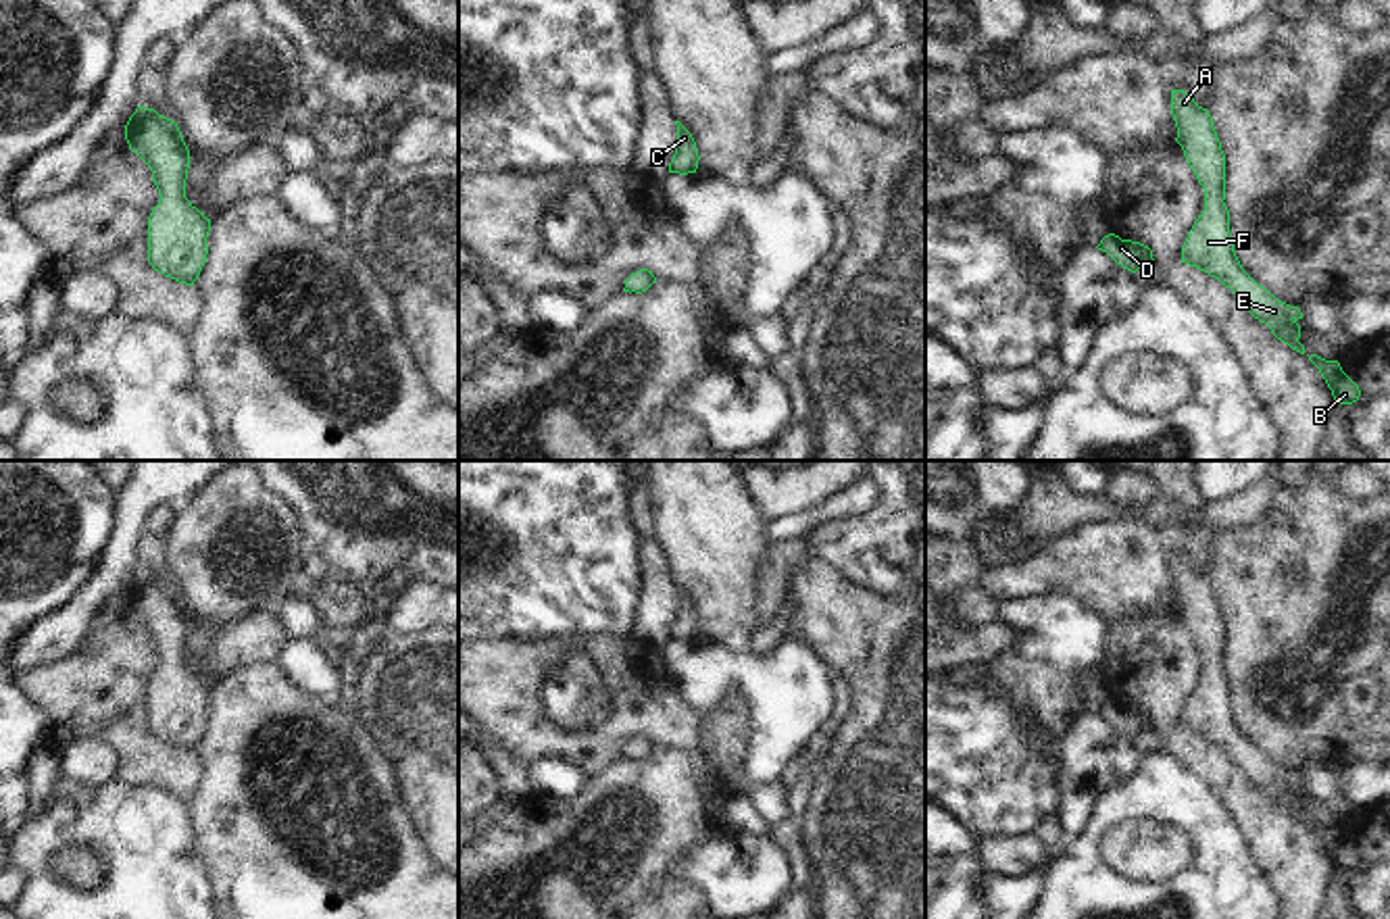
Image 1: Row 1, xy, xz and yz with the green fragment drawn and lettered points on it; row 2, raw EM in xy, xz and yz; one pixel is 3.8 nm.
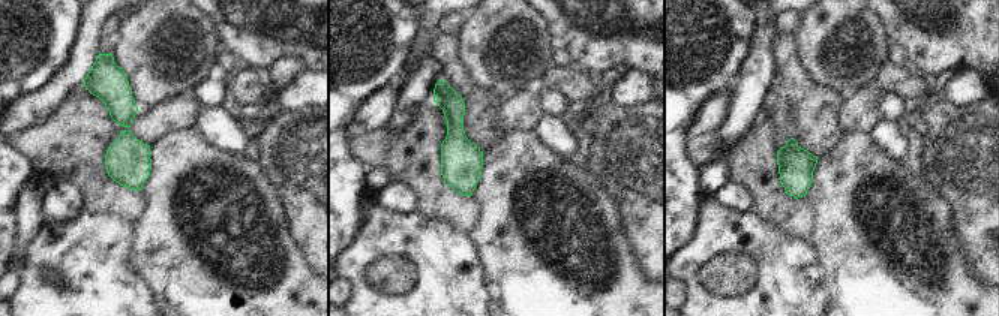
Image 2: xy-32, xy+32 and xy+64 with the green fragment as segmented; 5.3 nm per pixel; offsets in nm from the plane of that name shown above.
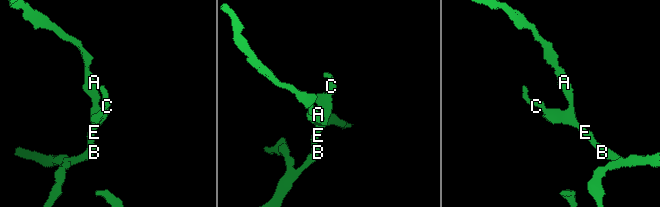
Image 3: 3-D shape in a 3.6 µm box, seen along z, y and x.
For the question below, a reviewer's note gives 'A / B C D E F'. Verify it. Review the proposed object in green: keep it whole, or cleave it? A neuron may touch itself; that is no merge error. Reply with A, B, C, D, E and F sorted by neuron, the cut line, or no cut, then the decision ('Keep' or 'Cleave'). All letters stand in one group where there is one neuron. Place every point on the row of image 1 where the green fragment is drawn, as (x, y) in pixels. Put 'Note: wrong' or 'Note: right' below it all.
Groups: A B C D E F. No split. Keep
Note: wrong

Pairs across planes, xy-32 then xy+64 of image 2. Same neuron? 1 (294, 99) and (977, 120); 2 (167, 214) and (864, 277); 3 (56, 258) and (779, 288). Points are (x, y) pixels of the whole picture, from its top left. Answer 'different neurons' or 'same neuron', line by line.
1: different neurons
2: same neuron
3: same neuron

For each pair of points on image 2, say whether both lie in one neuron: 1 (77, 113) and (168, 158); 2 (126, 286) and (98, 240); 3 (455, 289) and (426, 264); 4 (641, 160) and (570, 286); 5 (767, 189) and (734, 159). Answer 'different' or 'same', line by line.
1: different
2: same
3: same
4: different
5: same

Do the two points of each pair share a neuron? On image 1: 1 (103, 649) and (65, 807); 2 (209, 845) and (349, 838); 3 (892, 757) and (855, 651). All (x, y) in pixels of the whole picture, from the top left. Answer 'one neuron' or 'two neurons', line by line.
1: two neurons
2: one neuron
3: one neuron

